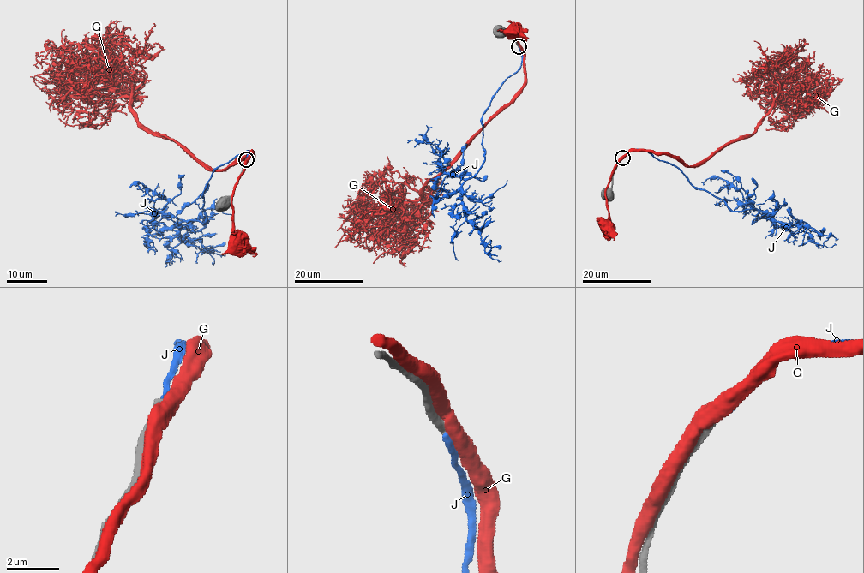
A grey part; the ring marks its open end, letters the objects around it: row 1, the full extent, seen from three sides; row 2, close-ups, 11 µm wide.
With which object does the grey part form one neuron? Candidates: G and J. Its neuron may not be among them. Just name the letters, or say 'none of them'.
J

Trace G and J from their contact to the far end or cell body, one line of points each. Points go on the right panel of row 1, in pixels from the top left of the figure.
G: (618, 163), (605, 190), (608, 222), (603, 226), (606, 230), (608, 229)
J: (622, 158), (644, 149), (733, 211), (757, 209), (827, 235), (823, 246), (815, 245)

